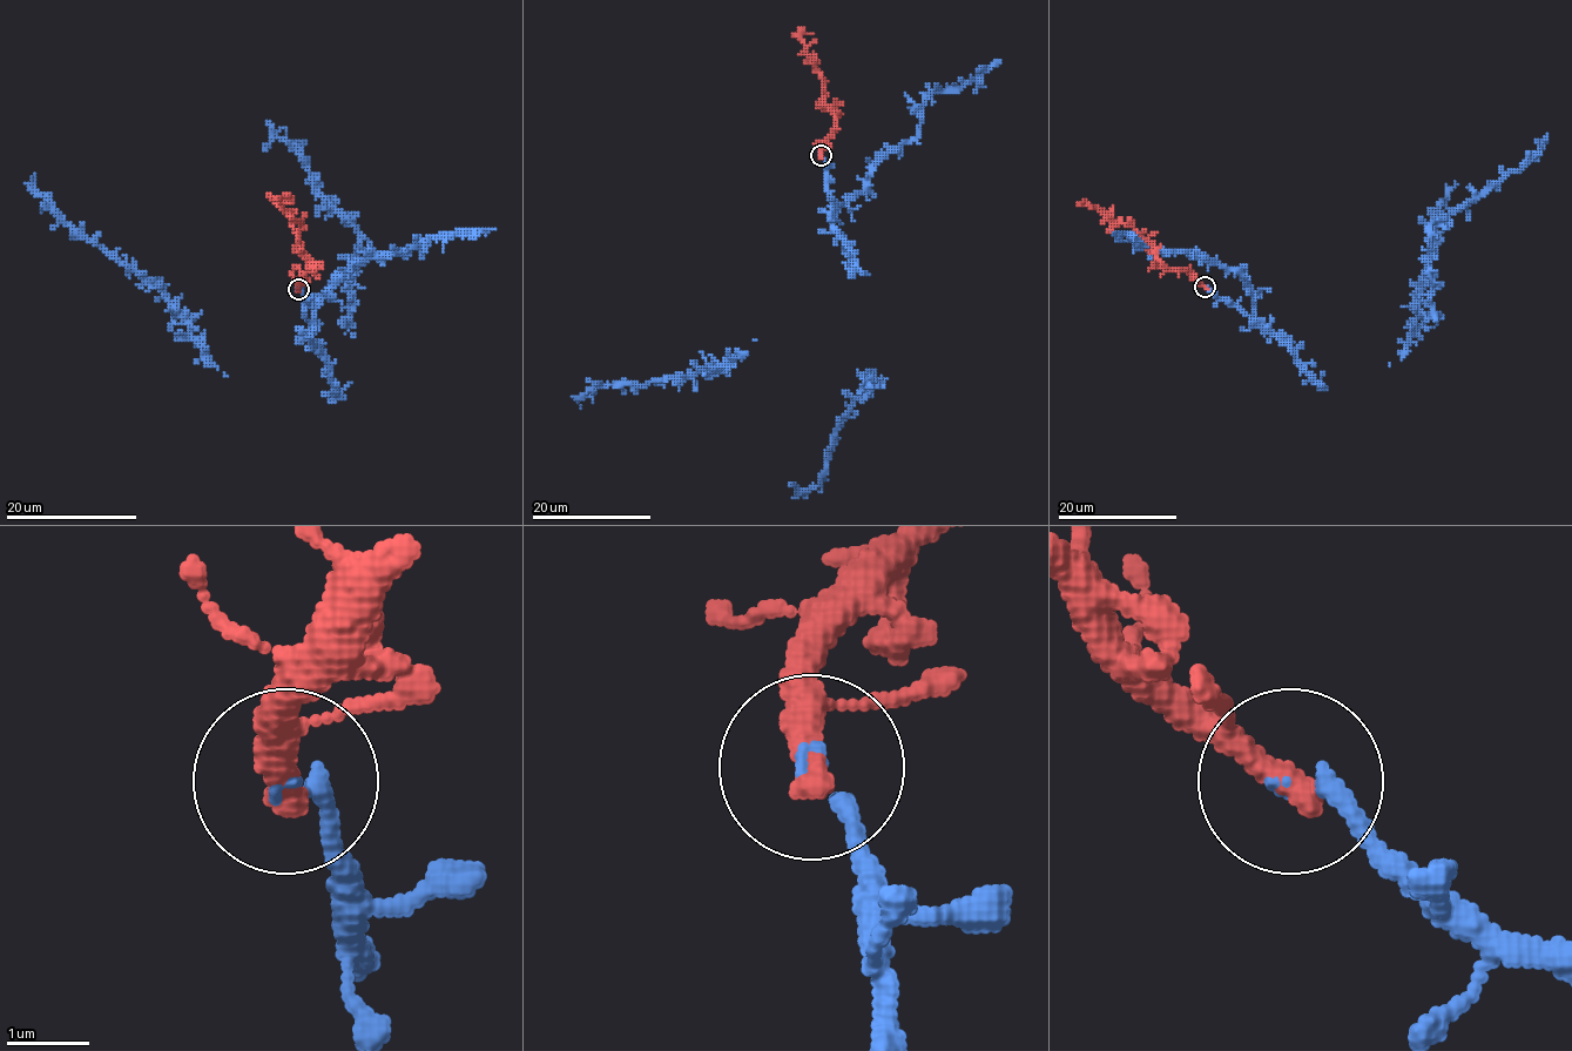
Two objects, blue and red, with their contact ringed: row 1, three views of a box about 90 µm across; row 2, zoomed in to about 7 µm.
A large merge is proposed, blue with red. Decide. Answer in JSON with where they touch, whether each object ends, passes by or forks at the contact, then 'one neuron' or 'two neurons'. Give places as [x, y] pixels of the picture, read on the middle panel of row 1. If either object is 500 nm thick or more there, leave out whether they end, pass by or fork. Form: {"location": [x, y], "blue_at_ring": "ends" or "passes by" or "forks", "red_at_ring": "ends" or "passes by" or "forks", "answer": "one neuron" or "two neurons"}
{"location": [821, 155], "blue_at_ring": "ends", "red_at_ring": "passes by", "answer": "one neuron"}

